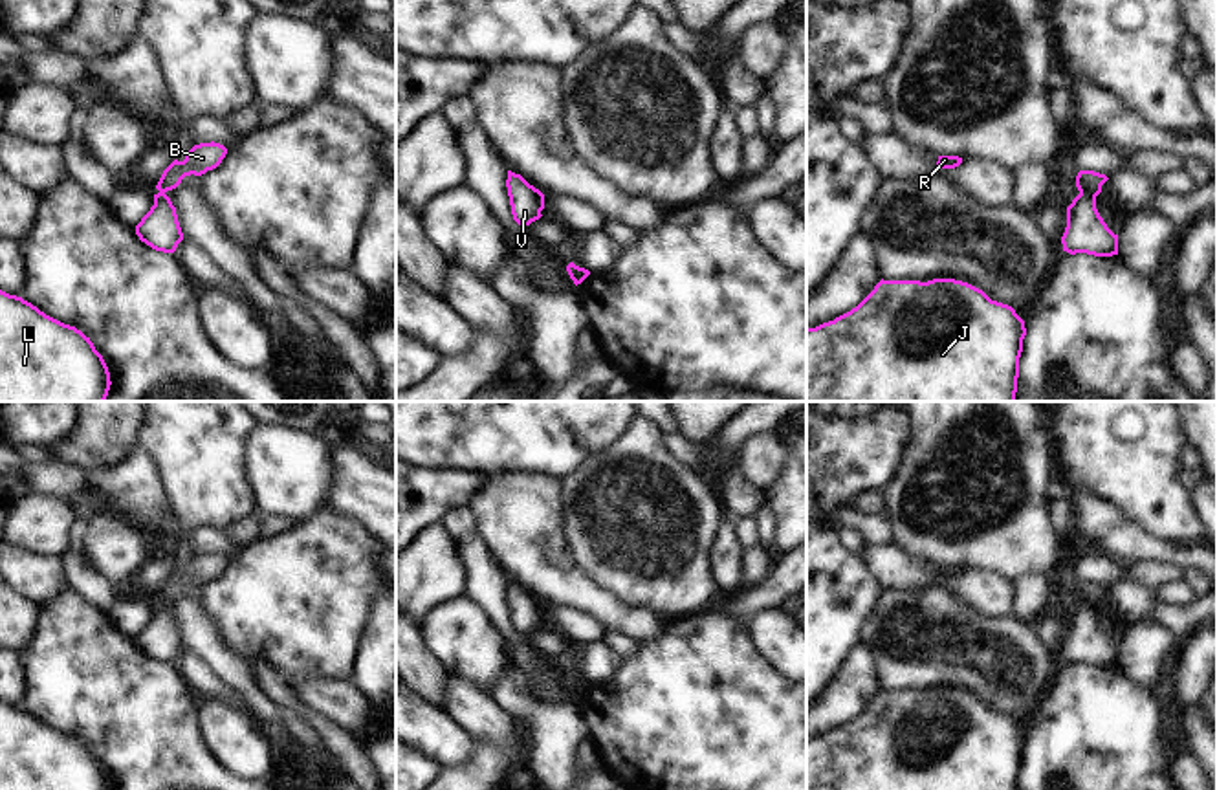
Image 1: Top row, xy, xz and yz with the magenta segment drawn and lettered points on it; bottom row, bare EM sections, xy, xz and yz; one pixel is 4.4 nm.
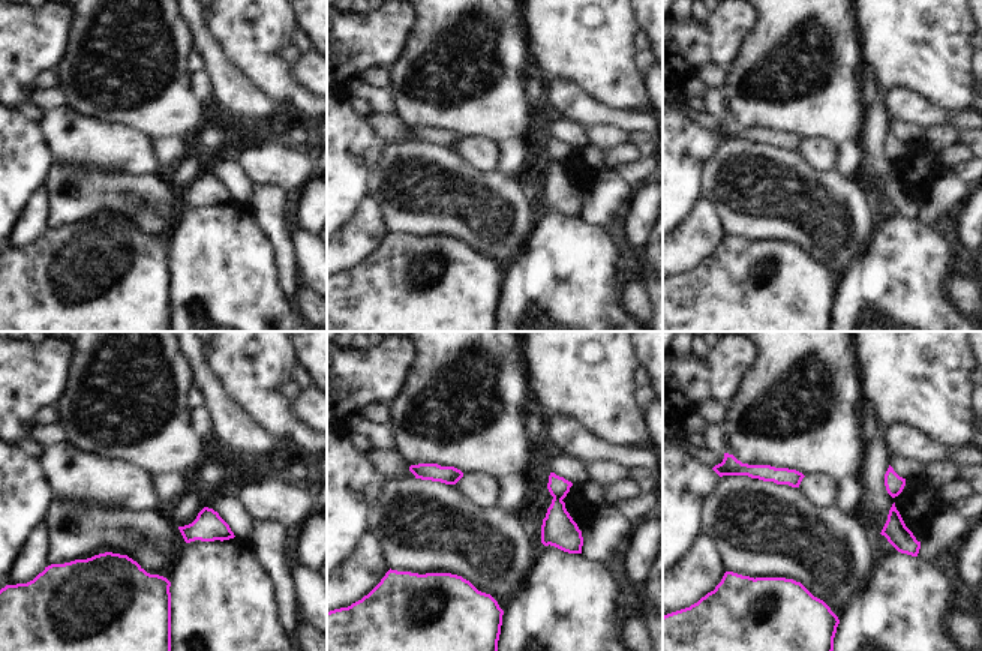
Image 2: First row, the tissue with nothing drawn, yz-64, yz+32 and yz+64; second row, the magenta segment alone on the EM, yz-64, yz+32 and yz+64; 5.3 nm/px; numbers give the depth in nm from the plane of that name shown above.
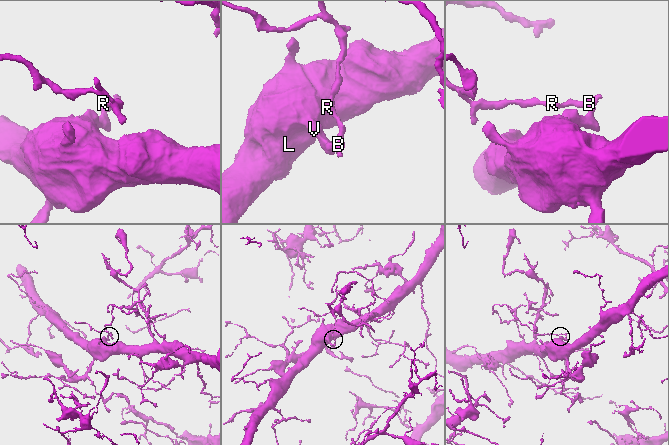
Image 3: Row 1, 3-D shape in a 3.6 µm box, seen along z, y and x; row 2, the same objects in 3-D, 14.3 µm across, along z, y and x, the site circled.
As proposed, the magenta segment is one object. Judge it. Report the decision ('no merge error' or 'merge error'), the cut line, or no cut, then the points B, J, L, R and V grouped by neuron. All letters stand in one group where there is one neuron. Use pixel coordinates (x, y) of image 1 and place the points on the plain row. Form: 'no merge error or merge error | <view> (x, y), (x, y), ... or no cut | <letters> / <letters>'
merge error | yz (1080, 602), (1095, 607) | B R / J L V

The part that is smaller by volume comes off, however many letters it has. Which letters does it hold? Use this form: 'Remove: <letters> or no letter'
Remove: B, R

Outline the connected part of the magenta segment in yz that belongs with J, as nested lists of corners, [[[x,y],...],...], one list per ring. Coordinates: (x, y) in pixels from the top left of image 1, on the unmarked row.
[[[955,689],[880,691],[850,722],[806,739],[806,790],[1017,790],[1025,731]]]

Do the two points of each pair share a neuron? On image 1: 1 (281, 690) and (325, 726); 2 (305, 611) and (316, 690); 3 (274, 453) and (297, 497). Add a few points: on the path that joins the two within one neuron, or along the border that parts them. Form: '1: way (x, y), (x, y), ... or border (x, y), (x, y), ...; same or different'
1: way (290, 701), (314, 719); same
2: border (349, 679), (290, 679), (286, 682); different
3: way (283, 464), (296, 486); same

